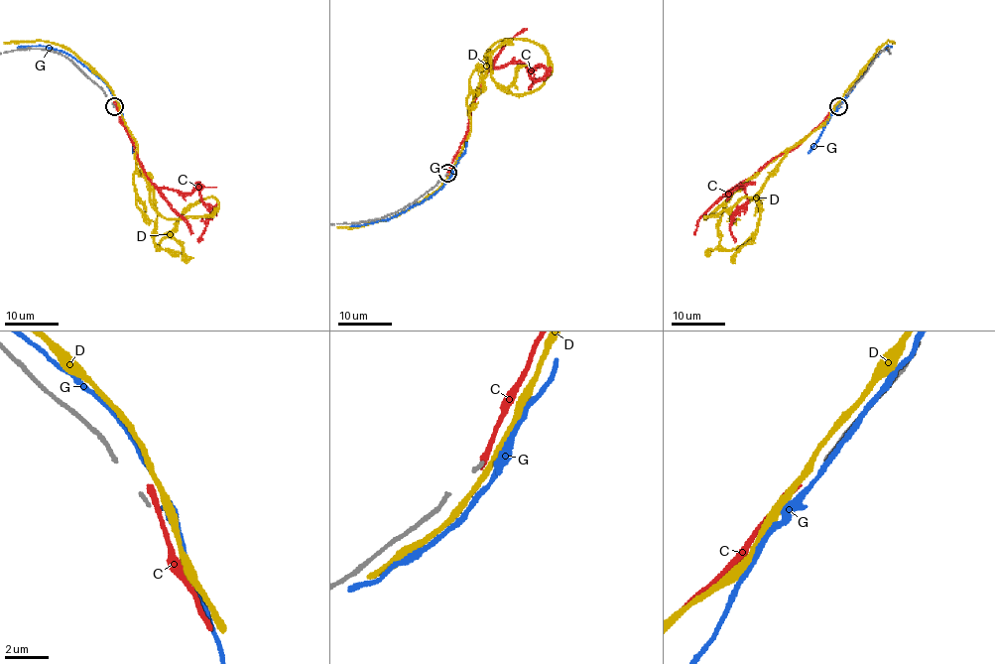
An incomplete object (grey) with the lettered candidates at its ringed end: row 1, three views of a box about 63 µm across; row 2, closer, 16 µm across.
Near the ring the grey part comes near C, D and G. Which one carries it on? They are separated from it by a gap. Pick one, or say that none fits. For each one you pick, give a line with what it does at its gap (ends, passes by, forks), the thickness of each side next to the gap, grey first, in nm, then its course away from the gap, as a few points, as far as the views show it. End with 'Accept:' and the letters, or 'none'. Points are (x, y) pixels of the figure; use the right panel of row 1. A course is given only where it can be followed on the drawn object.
Accept: none

